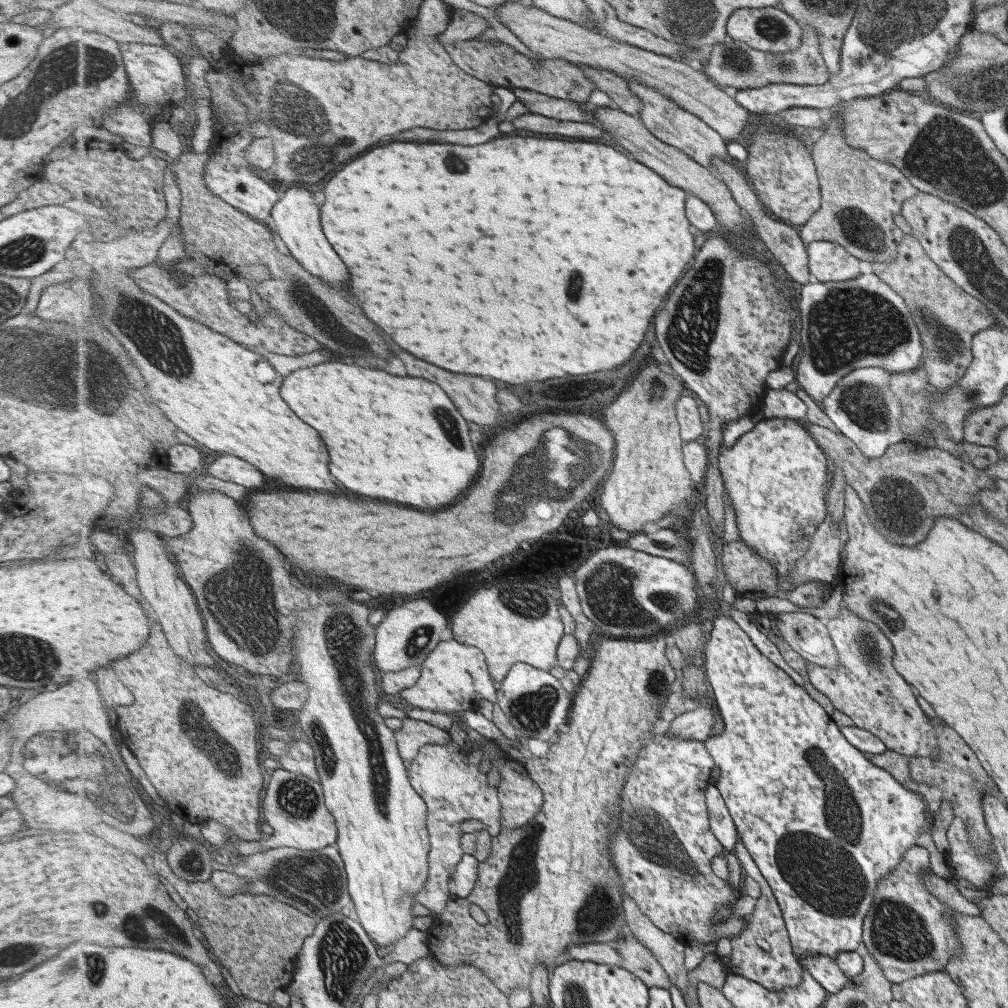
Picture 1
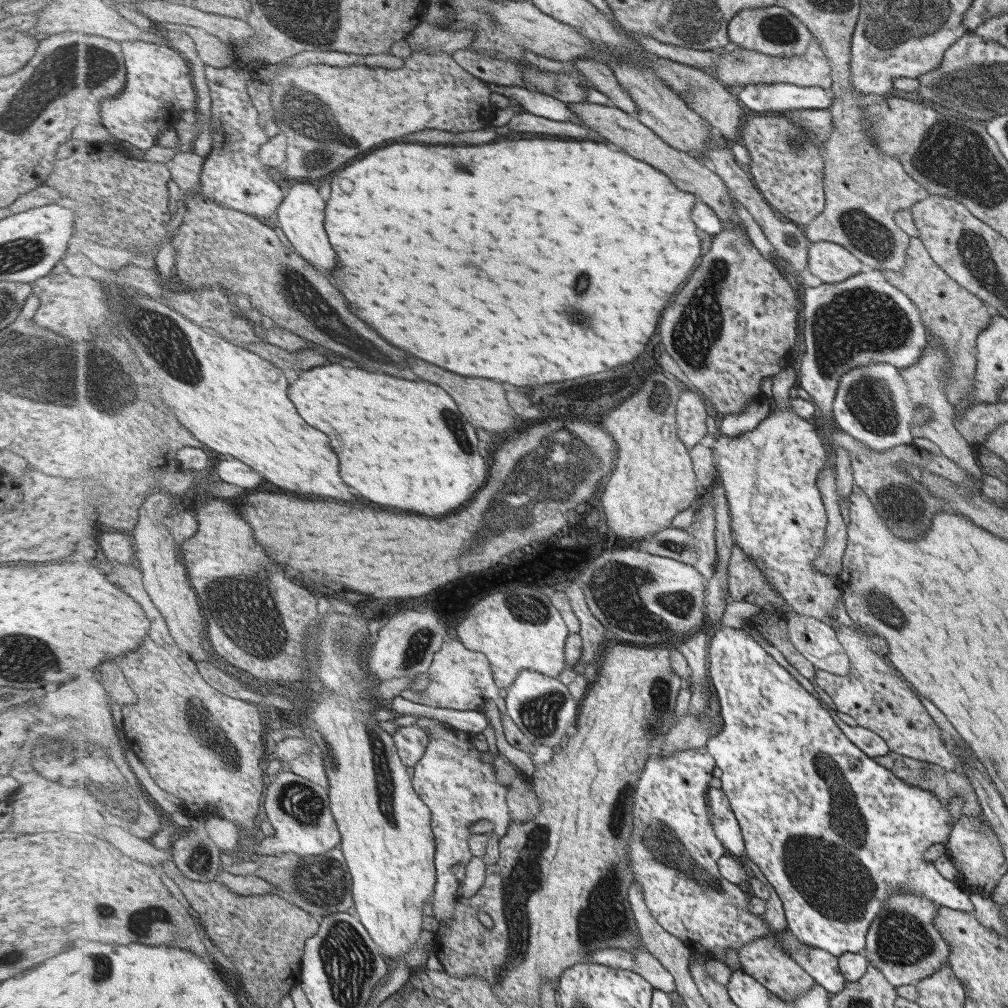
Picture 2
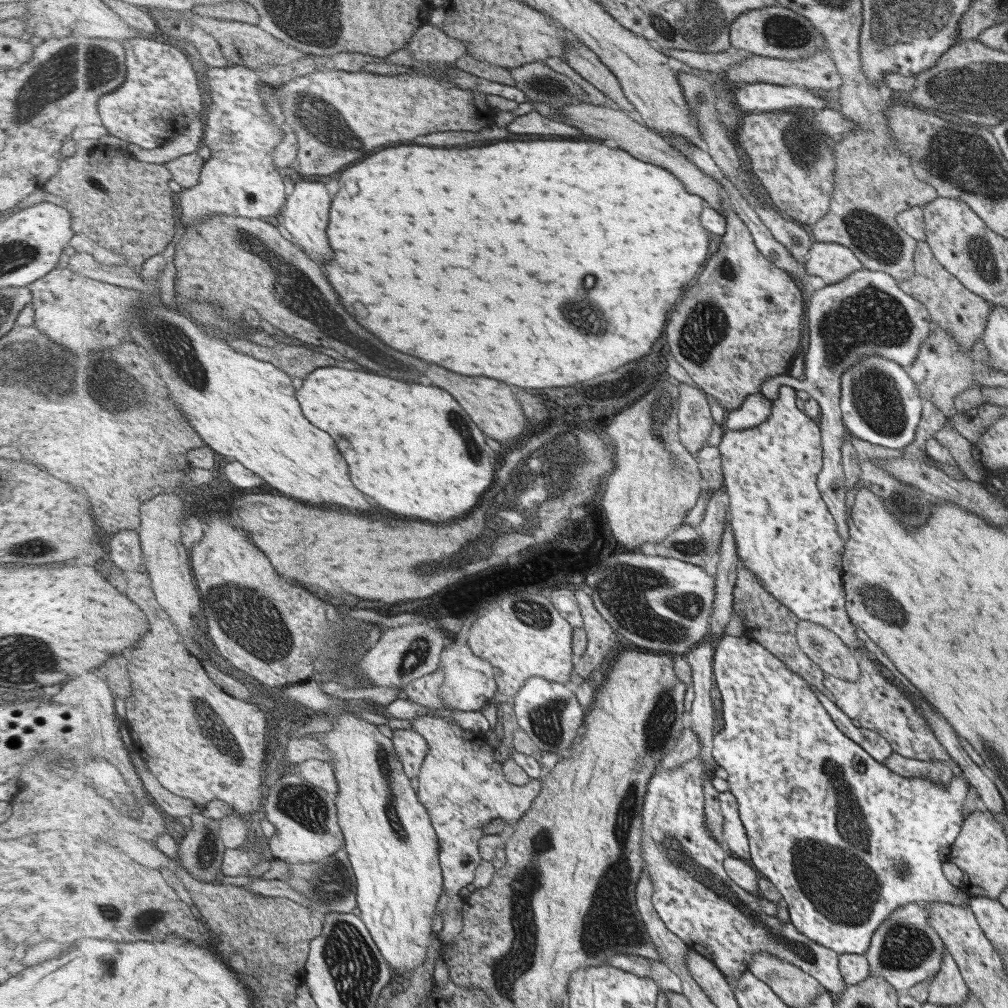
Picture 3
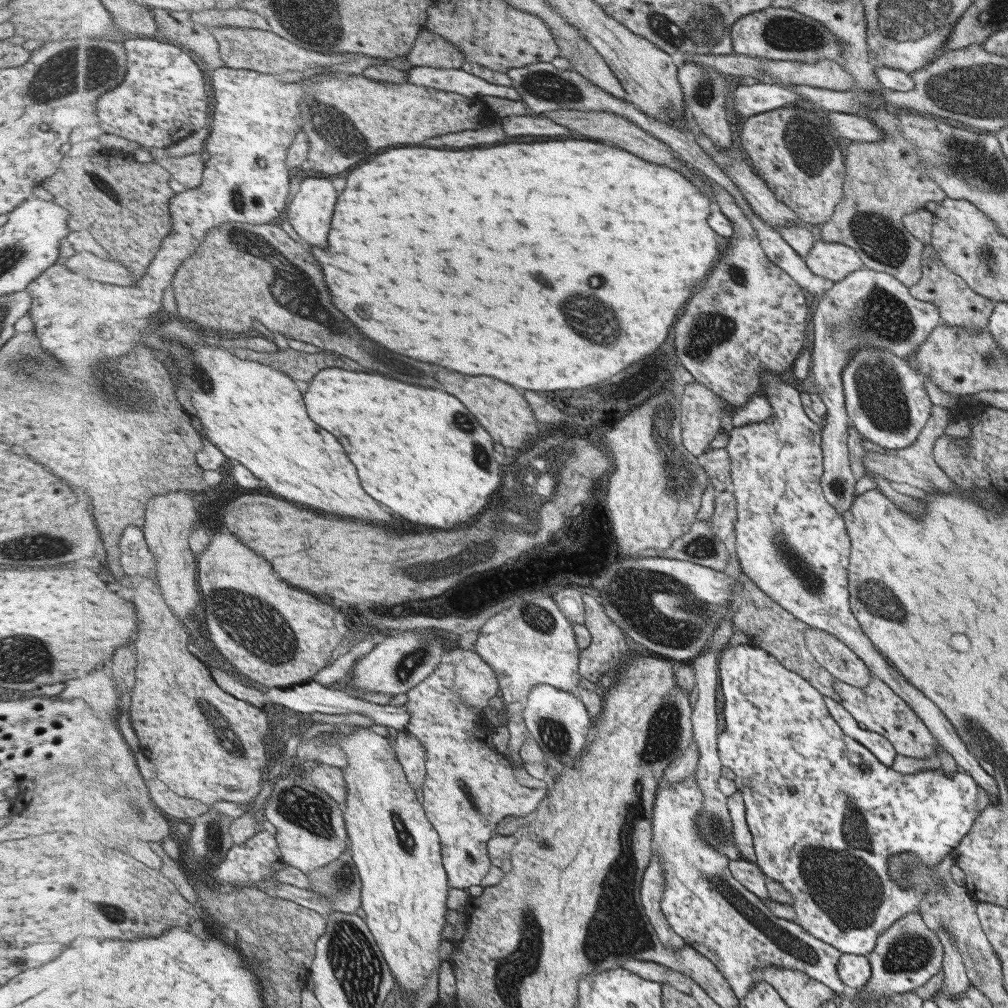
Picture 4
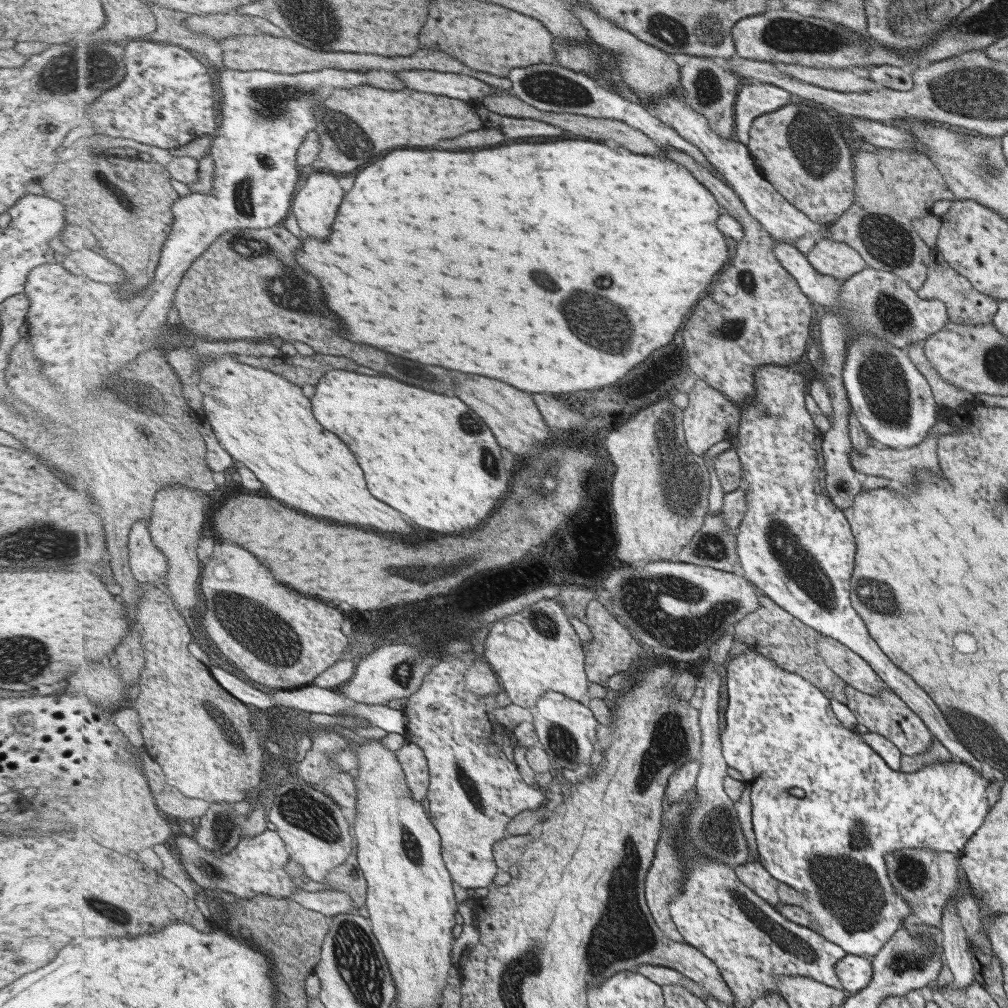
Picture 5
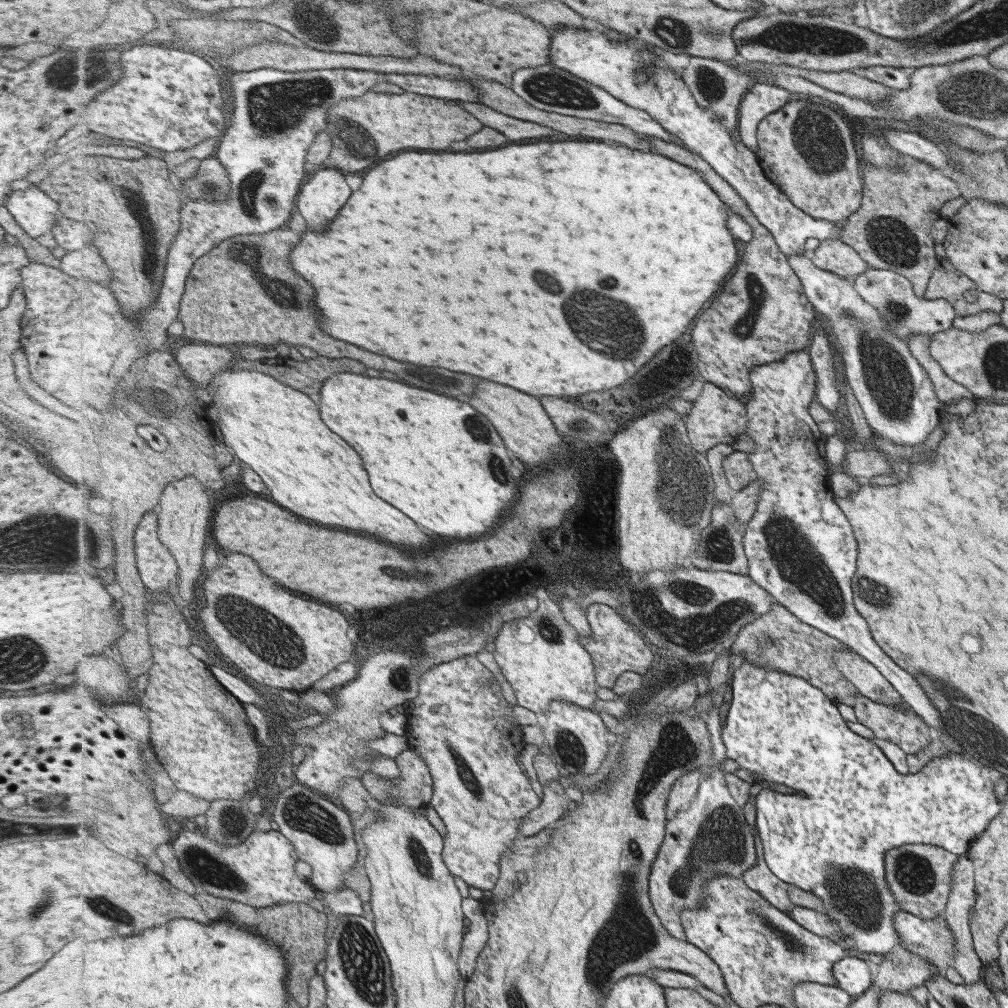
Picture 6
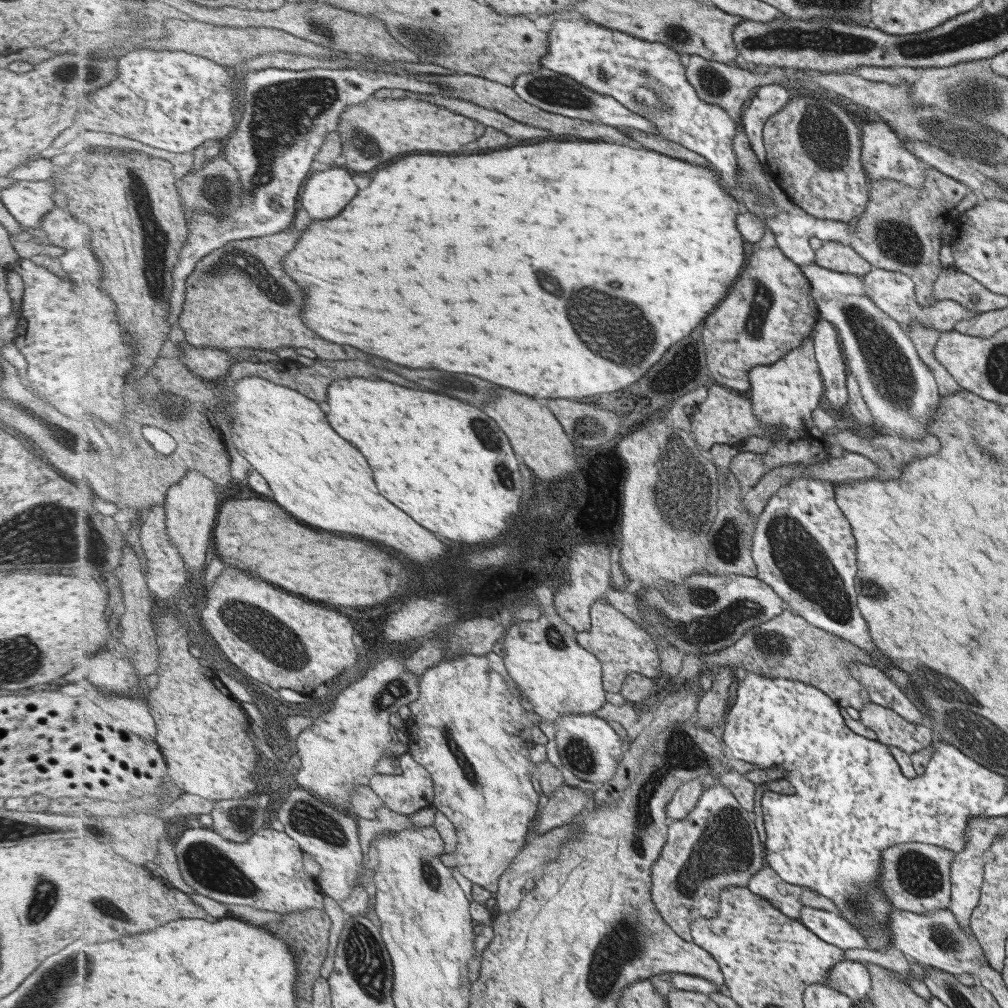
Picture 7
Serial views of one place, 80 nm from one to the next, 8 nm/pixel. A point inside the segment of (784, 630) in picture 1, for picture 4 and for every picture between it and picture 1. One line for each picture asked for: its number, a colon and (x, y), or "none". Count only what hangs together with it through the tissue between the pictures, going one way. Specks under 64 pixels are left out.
2: (815, 641)
3: (827, 651)
4: (837, 659)

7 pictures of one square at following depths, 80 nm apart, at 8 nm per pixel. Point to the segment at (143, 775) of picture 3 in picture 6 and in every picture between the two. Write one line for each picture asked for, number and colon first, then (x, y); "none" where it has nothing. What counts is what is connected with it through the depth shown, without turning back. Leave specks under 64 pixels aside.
4: (175, 807)
5: (176, 806)
6: (182, 805)

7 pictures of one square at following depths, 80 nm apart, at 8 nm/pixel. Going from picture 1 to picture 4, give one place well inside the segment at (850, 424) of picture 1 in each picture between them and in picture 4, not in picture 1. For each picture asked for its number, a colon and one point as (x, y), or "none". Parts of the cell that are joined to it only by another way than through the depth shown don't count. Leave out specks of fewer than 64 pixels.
2: (871, 405)
3: (879, 404)
4: (885, 401)

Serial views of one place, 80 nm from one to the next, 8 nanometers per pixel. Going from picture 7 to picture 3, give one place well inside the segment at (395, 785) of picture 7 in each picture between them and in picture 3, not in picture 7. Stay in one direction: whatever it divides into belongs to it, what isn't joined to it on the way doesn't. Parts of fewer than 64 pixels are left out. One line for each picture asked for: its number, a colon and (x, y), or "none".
3: (411, 746)
4: (411, 751)
5: (412, 757)
6: (415, 788)

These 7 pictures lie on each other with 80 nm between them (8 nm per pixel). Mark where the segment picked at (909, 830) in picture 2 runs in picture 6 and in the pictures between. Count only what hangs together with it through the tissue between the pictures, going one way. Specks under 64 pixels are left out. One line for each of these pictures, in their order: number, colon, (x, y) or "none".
3: (836, 859)
4: (831, 858)
5: (780, 732)
6: (782, 730)

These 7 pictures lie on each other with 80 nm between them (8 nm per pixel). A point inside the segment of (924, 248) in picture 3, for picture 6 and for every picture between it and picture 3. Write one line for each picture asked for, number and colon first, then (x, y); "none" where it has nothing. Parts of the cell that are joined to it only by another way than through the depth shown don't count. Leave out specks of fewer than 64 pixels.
4: (961, 307)
5: (965, 305)
6: (947, 283)

